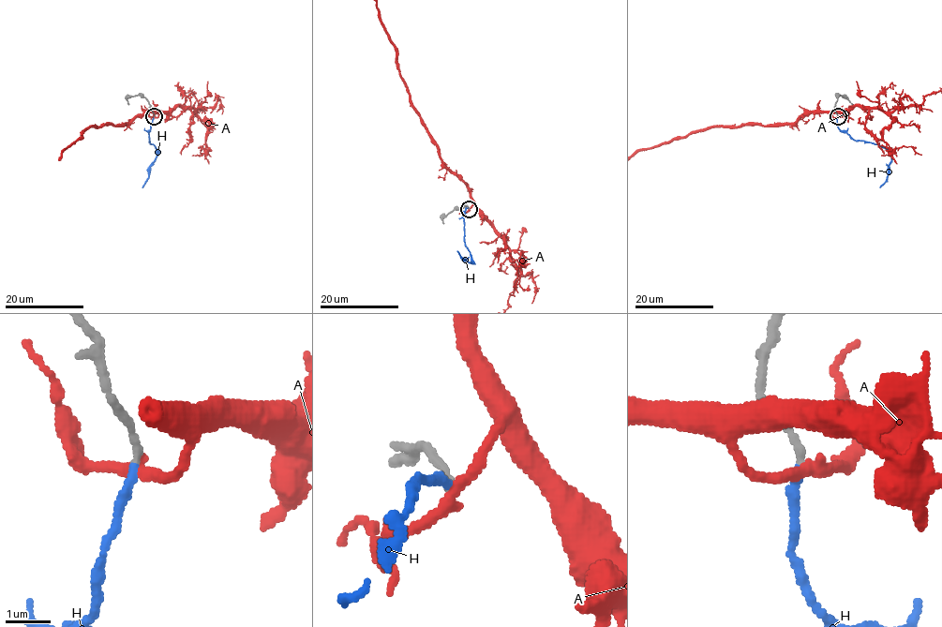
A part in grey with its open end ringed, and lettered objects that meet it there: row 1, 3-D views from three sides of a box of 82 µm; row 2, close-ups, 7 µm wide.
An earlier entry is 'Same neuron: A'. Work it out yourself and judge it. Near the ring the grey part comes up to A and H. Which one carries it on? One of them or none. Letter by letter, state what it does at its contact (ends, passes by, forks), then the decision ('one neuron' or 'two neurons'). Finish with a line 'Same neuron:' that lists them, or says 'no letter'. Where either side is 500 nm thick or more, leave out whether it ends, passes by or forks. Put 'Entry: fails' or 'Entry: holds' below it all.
A: it passes by; two neurons
H: it ends there; one neuron
Same neuron: H
Entry: fails

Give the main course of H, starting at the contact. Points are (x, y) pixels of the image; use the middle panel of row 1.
H: (469, 208), (466, 208), (463, 217), (464, 242), (471, 262), (457, 251)

